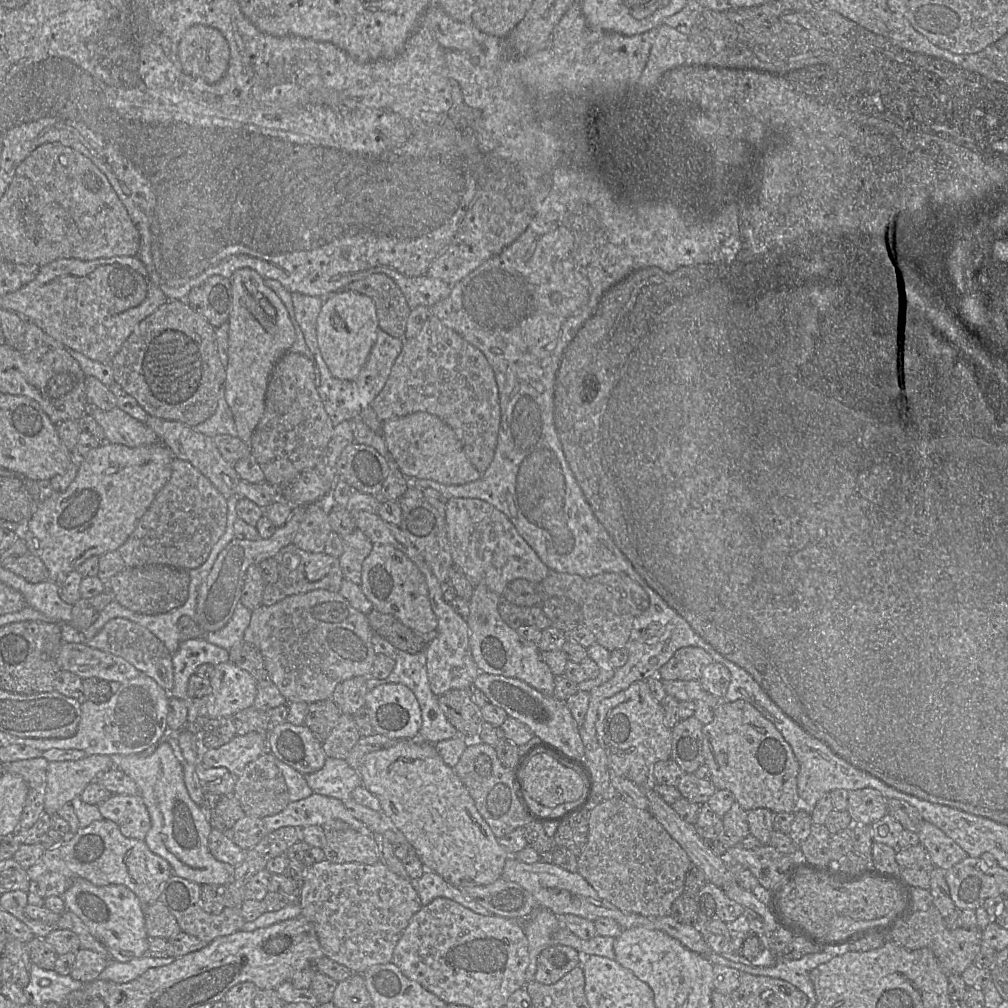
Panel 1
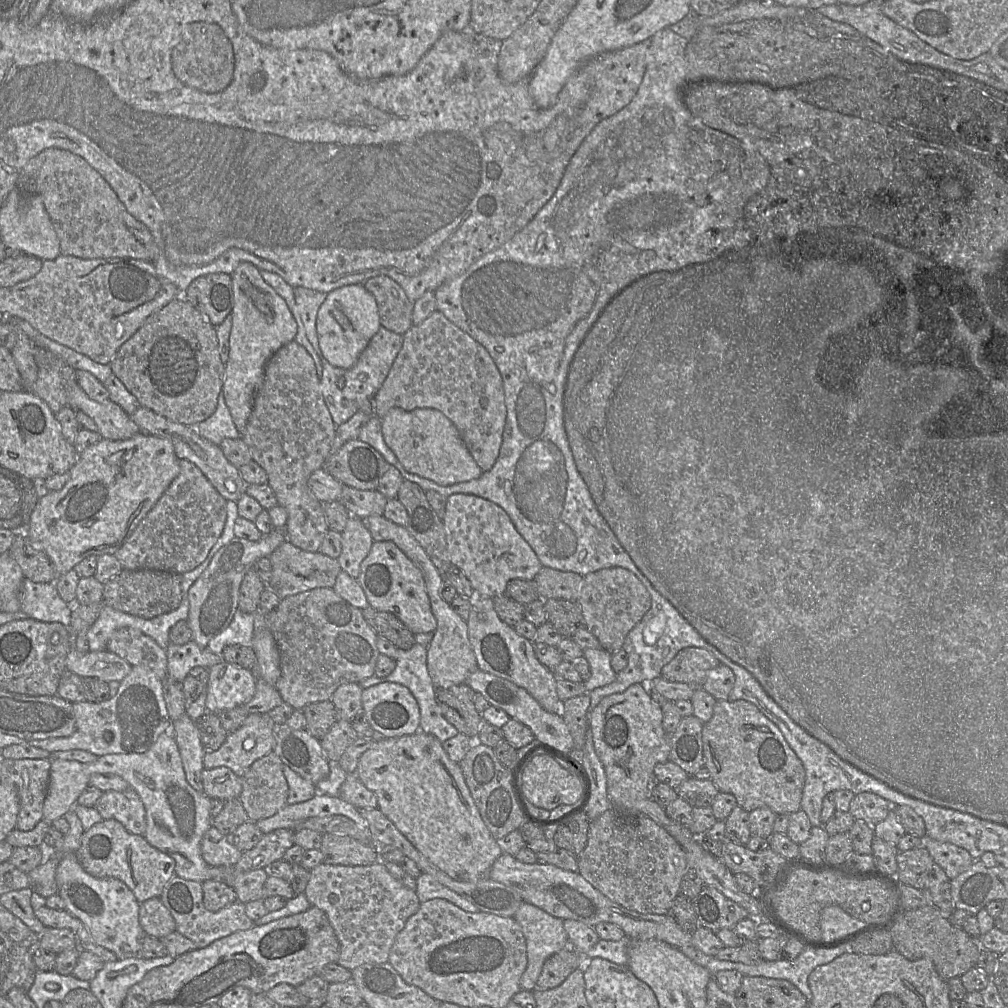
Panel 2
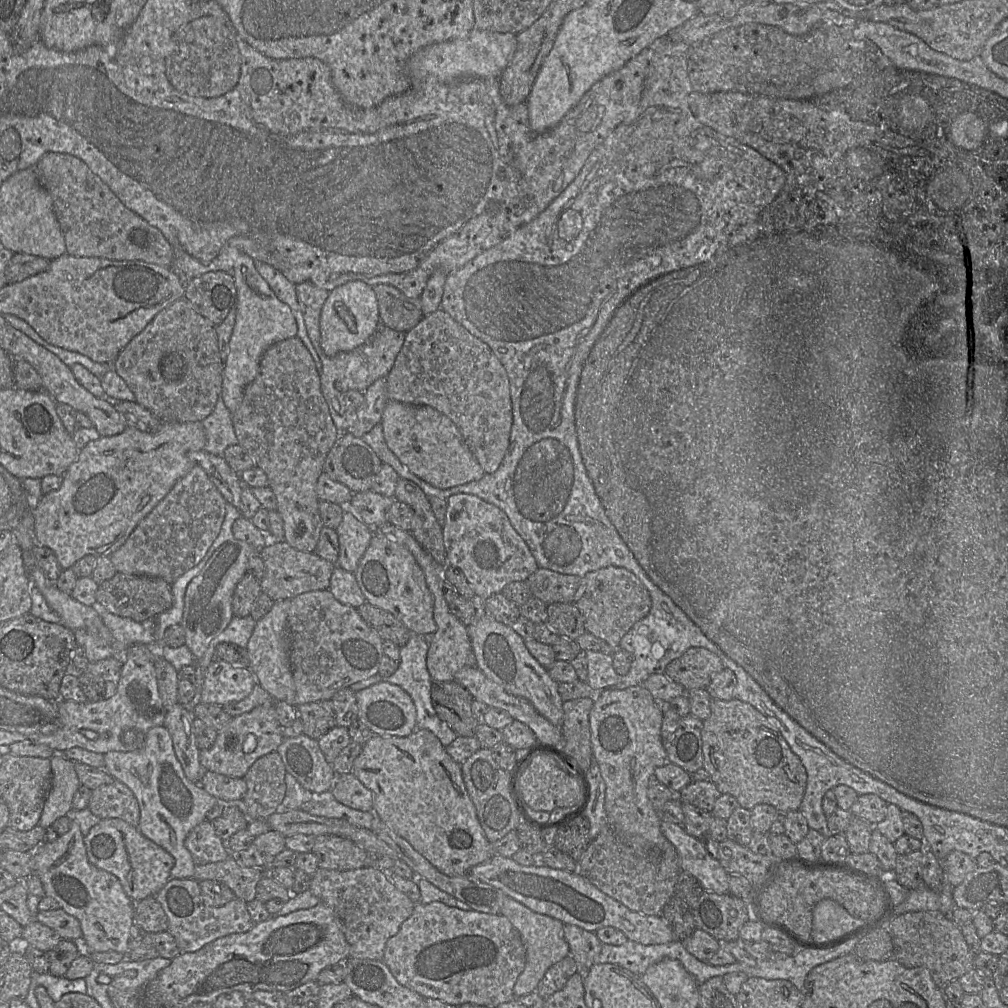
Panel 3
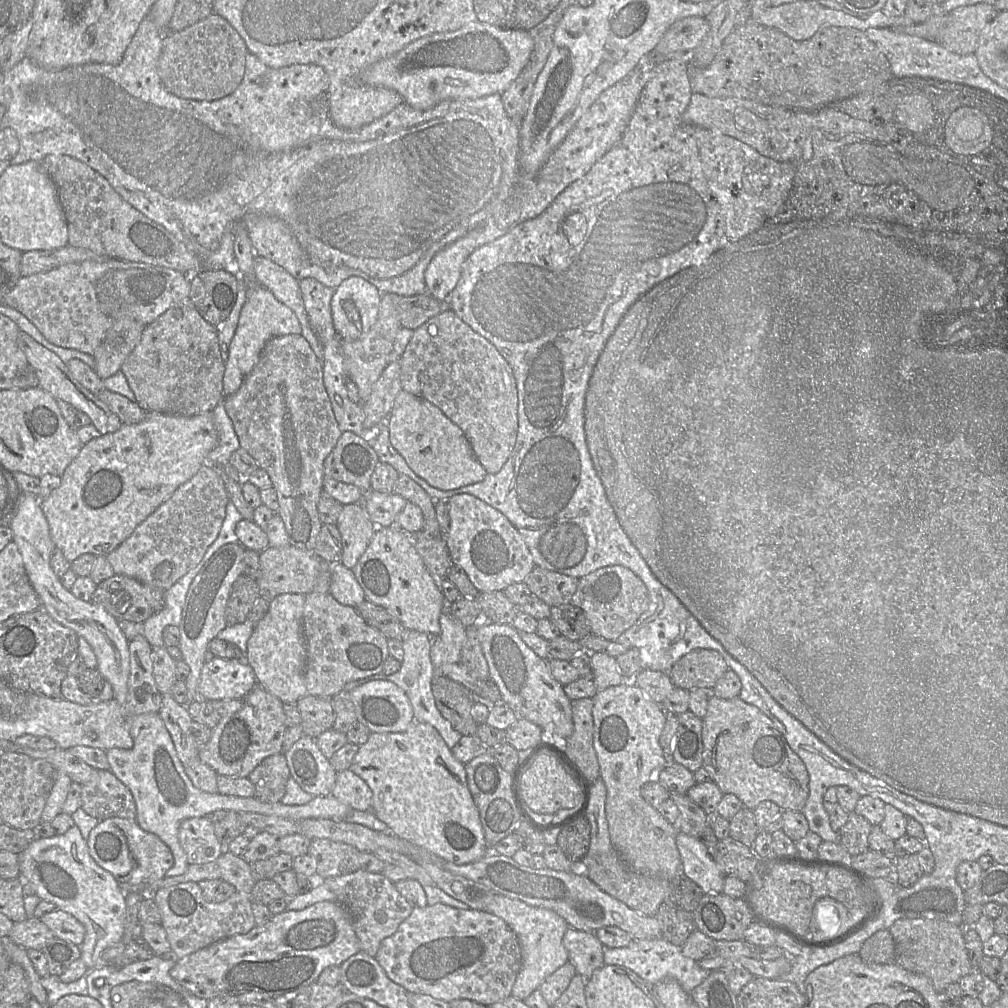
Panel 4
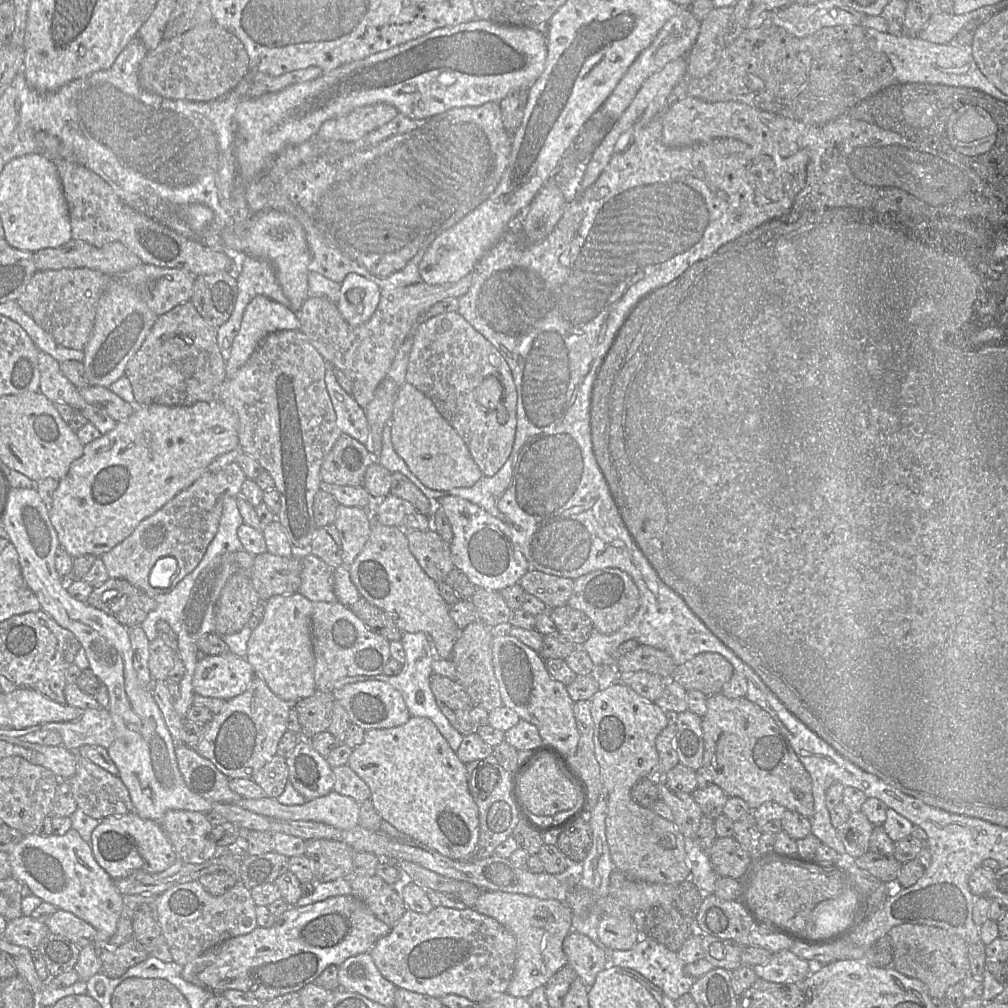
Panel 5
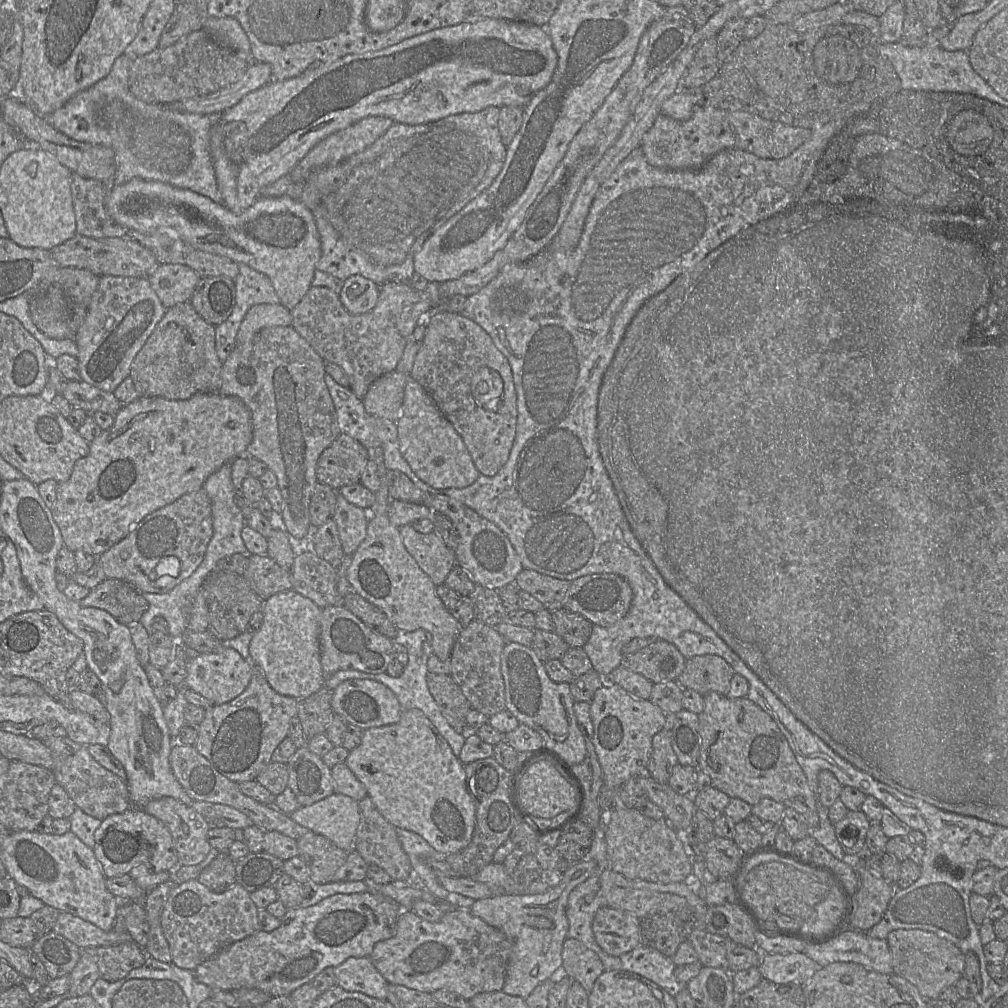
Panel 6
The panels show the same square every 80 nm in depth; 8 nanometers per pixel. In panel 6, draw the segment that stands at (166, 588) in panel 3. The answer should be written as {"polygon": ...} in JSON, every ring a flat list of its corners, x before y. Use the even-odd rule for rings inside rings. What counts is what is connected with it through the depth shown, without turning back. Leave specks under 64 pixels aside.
{"polygon":[[106,579,79,601,84,607,99,608,110,613,119,623,130,626,140,621,149,607,143,594,119,579]]}

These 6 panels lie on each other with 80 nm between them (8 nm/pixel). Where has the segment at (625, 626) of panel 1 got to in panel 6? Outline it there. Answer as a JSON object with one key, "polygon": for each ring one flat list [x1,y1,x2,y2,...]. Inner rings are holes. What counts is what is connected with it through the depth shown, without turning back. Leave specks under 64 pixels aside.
{"polygon":[[614,573,591,574,571,582,564,608,579,613,594,625,609,627,628,613,633,600,633,591,626,579]]}

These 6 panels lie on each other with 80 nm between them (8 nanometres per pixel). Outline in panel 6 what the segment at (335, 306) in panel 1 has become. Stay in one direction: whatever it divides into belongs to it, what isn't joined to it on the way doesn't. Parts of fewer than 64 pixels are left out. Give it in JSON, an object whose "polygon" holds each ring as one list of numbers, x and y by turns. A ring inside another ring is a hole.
{"polygon":[[352,275,344,281,339,298,350,314,364,314,376,305,379,287,378,284,361,275]]}

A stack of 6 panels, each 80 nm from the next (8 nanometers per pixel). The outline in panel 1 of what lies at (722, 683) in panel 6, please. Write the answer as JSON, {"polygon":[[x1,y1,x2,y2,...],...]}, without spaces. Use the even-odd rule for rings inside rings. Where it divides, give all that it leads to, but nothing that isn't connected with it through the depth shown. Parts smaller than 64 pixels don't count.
{"polygon":[[688,646,679,649,658,671,662,681,699,681,703,670,715,662,702,648]]}

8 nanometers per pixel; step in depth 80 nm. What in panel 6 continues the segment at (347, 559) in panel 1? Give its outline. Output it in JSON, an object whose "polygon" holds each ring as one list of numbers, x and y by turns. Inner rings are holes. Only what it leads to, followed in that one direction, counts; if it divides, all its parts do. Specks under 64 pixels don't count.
{"polygon":[[337,492,332,519,338,528,343,552,351,557,366,537,369,513,349,503]]}

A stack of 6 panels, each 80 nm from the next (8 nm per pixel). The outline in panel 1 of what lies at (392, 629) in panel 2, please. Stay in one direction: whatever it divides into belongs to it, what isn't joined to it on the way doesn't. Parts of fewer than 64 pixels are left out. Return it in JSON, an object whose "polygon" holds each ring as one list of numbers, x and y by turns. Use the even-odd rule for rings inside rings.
{"polygon":[[373,608,366,616,373,632,387,640,396,650,409,654,425,650,426,645,422,636,404,626,392,615,383,614]]}

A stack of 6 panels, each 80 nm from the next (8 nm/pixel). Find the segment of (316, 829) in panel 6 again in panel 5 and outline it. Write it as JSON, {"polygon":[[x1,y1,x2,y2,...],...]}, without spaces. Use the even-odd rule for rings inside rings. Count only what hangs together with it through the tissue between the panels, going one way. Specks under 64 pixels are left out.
{"polygon":[[331,791,301,805,284,805,277,798,240,798,236,803,251,812,293,821,315,821,349,830,359,825,360,804,353,798]]}

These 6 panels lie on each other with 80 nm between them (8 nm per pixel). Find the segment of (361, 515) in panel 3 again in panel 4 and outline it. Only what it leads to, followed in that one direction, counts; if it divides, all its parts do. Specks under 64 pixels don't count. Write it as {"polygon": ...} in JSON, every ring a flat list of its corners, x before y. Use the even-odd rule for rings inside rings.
{"polygon":[[373,491,364,492,361,501,370,520,376,527,396,527,397,515,408,503,398,494,381,494]]}

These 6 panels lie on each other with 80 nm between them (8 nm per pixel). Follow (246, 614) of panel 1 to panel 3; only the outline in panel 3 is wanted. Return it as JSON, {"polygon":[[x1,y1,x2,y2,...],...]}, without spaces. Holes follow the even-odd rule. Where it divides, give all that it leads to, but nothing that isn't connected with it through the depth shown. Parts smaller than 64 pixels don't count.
{"polygon":[[234,615,227,628,211,641,203,660,199,662,200,666,207,669,216,659,216,647,221,643,235,644,247,649,256,623,257,621,251,615,246,617,237,617]]}

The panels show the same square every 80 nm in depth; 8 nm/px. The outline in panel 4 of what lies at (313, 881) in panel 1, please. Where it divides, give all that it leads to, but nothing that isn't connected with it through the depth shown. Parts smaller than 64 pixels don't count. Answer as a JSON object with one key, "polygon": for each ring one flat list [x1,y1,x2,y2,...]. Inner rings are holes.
{"polygon":[[364,869,355,872,317,880,335,894,335,901,349,913,361,951,375,957,381,942,392,936,399,925,410,916,413,906,397,890,395,883,382,873,372,873]]}

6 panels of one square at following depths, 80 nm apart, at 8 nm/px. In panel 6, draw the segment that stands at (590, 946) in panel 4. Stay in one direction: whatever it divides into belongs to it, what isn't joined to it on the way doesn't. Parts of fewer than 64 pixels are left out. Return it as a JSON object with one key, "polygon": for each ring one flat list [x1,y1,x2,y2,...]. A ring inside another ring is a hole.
{"polygon":[[566,938,562,947,561,974,578,981,589,994,604,971,603,963,595,952,575,938]]}

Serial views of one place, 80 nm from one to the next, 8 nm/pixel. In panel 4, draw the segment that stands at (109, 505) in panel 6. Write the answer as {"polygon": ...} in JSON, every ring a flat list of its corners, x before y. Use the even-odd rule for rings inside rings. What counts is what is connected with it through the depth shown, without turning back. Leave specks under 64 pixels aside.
{"polygon":[[148,412,146,418,137,424,123,424,117,431,100,435,83,444,76,458,68,465,61,476,61,484,51,494,40,500,42,511,49,525,51,539,56,548,60,549,64,557,72,563,83,554,107,556,122,544,150,514,171,497,175,490,190,480,207,463,207,456,218,442,217,432,211,413,204,413,192,417,183,417,159,412]]}

